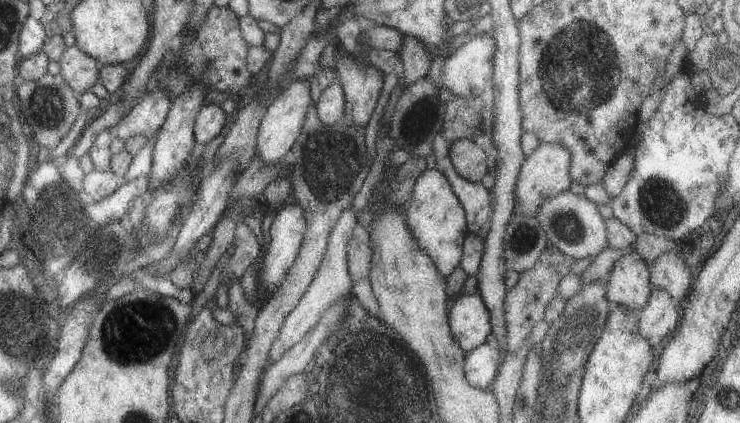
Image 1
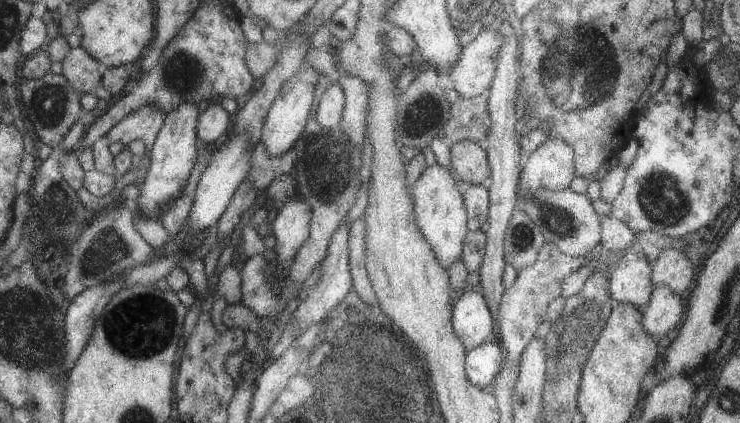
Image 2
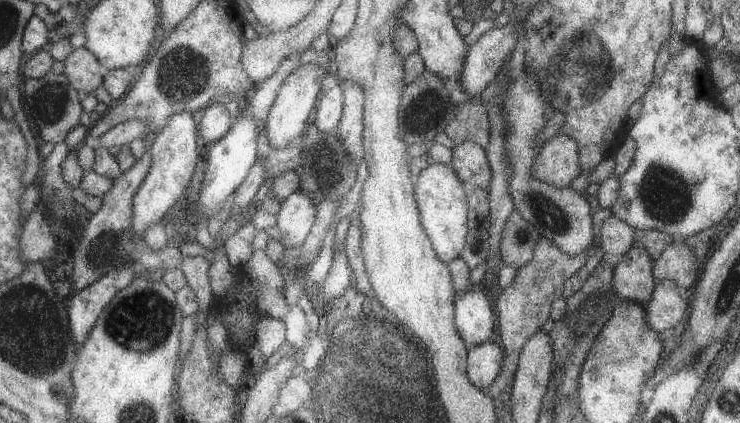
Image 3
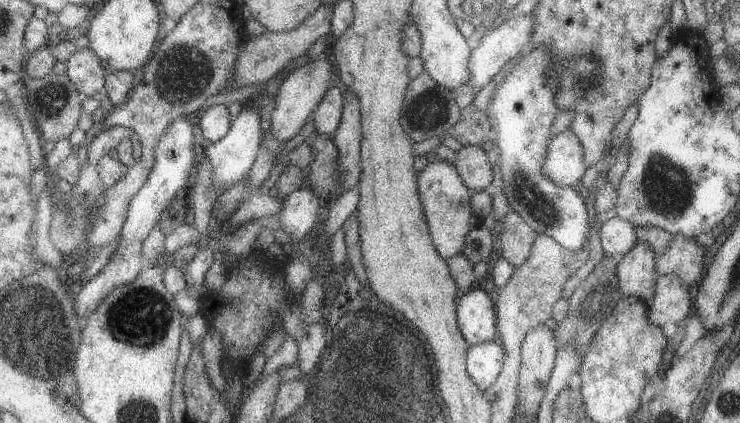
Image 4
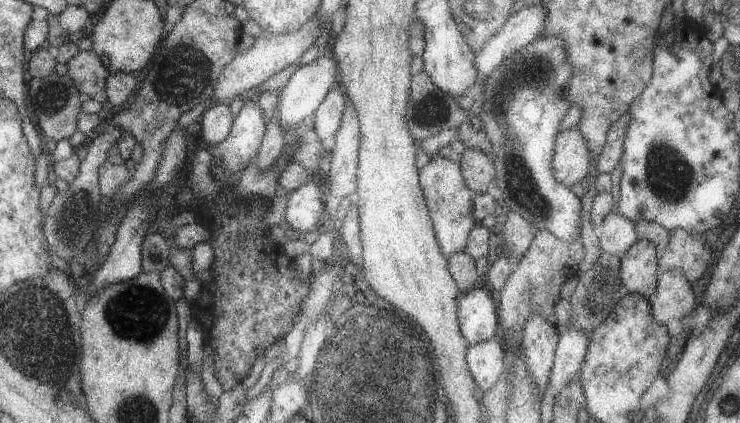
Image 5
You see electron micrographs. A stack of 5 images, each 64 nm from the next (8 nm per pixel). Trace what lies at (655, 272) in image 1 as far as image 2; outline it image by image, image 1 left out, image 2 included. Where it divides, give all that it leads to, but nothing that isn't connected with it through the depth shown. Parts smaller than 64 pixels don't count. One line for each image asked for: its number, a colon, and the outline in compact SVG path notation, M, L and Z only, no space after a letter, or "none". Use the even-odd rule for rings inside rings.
2: M673 246L663 250L651 262L651 282L653 286L667 286L677 296L687 296L691 290L693 268L683 252L677 252Z

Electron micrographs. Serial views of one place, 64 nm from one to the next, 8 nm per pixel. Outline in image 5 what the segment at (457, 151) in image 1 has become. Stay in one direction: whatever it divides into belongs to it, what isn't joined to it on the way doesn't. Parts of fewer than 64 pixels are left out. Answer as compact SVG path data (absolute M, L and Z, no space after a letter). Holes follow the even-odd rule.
M465 148L463 154L459 154L459 158L457 158L457 166L459 166L465 188L469 192L473 192L475 196L485 194L487 186L495 178L493 158L475 148Z

